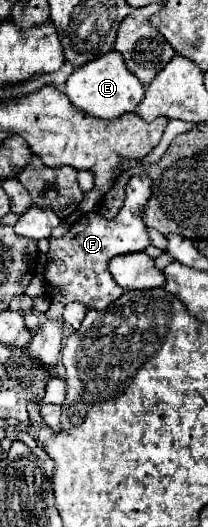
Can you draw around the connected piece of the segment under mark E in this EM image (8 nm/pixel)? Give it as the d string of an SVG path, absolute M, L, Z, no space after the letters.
M109 51L109 55L101 55L101 59L93 59L71 73L65 83L65 95L77 109L87 111L93 117L115 119L127 111L135 111L145 95L145 89L141 83L137 83L137 77L127 71L121 53Z

